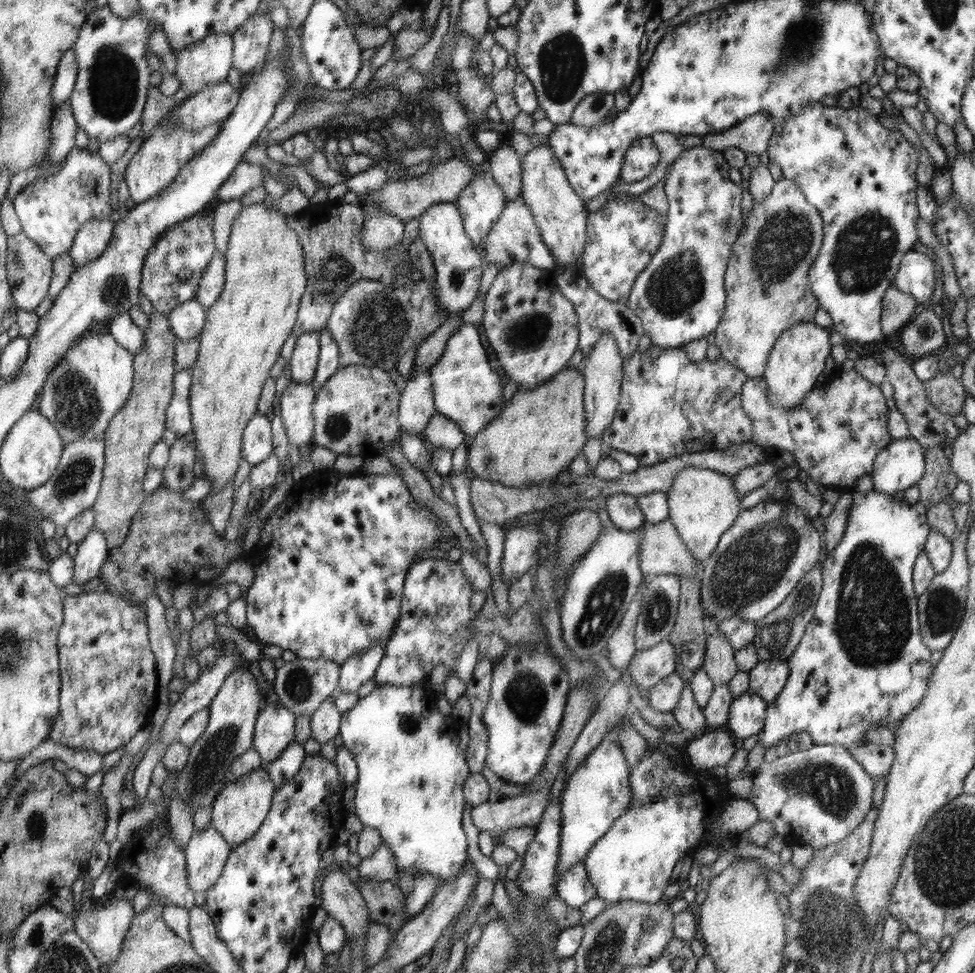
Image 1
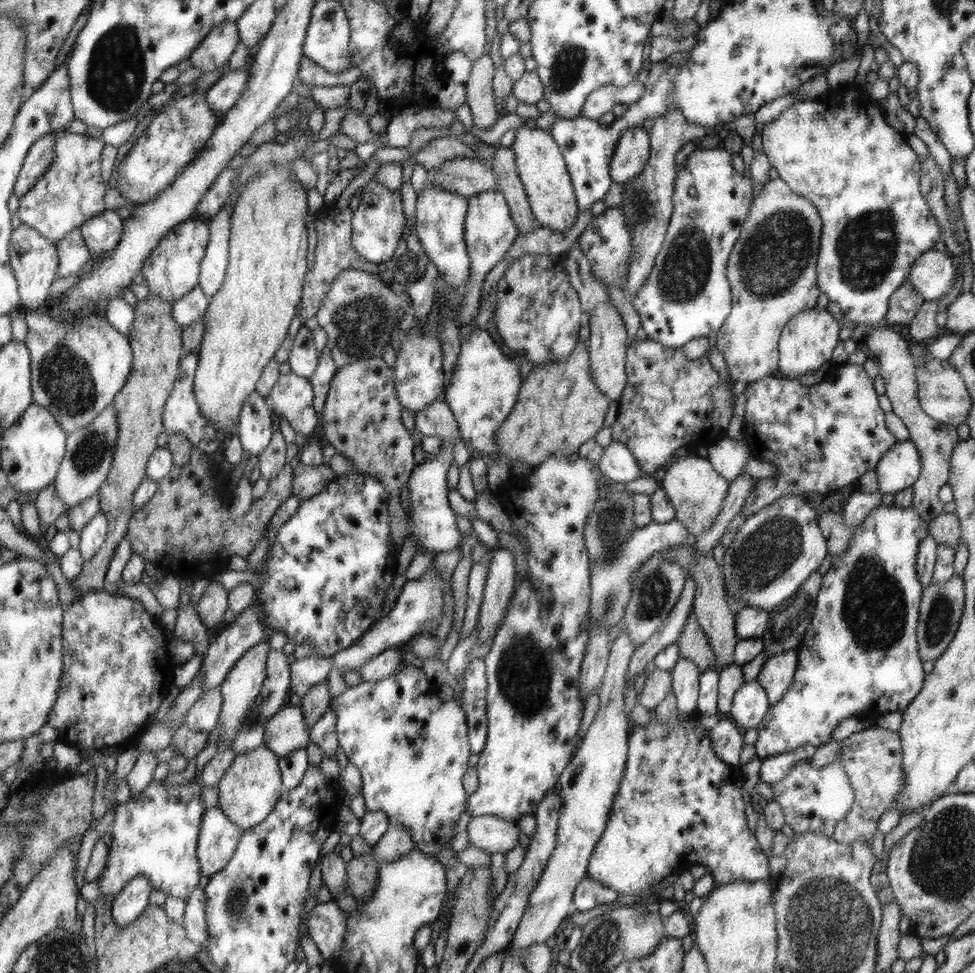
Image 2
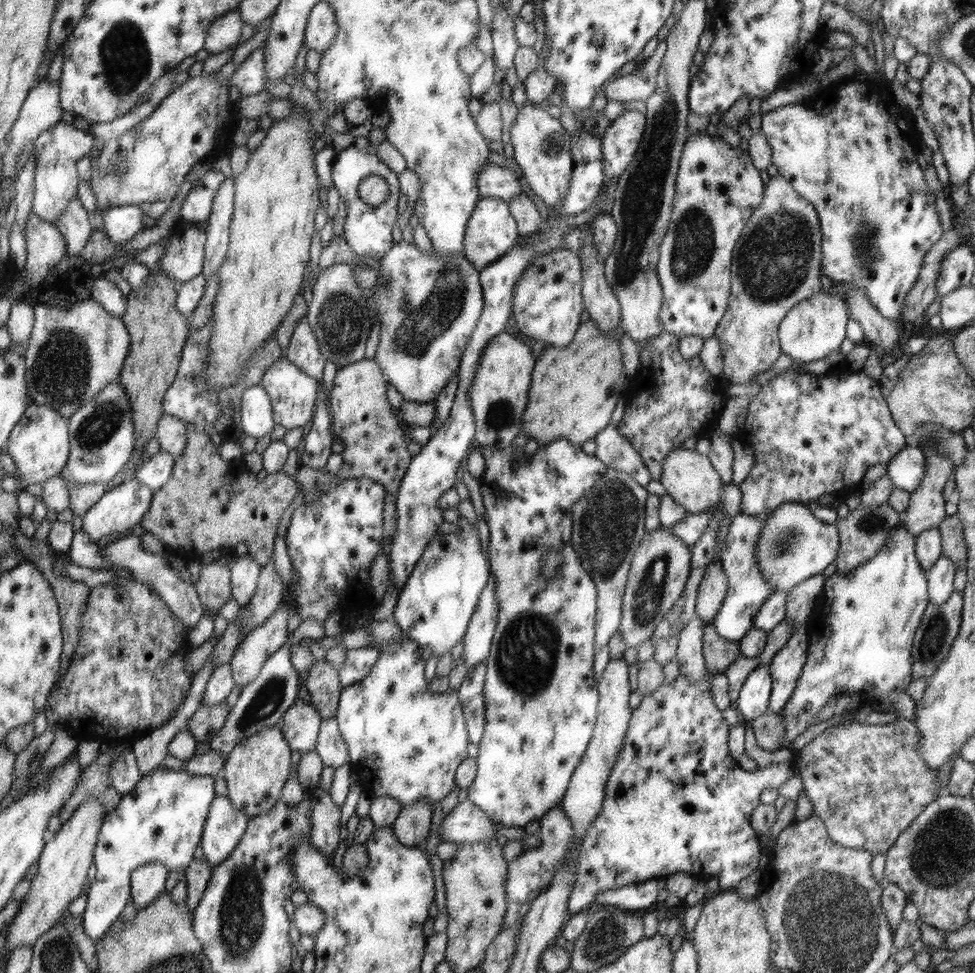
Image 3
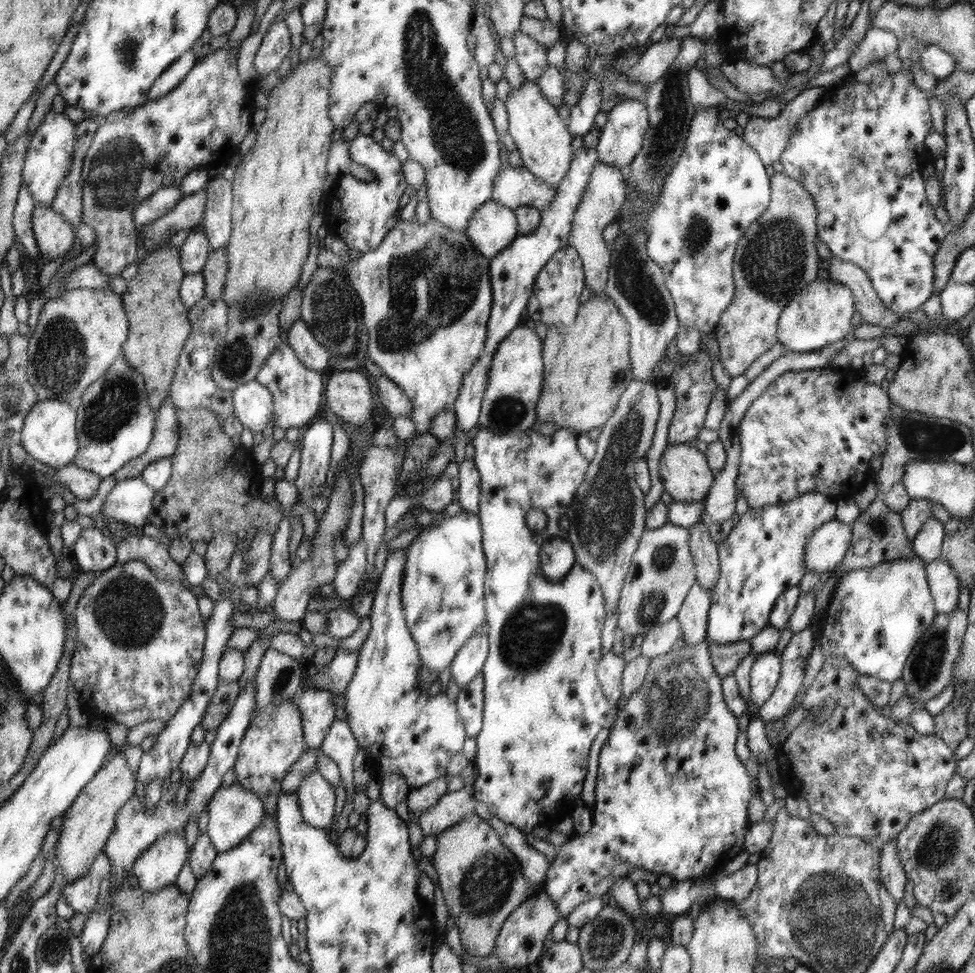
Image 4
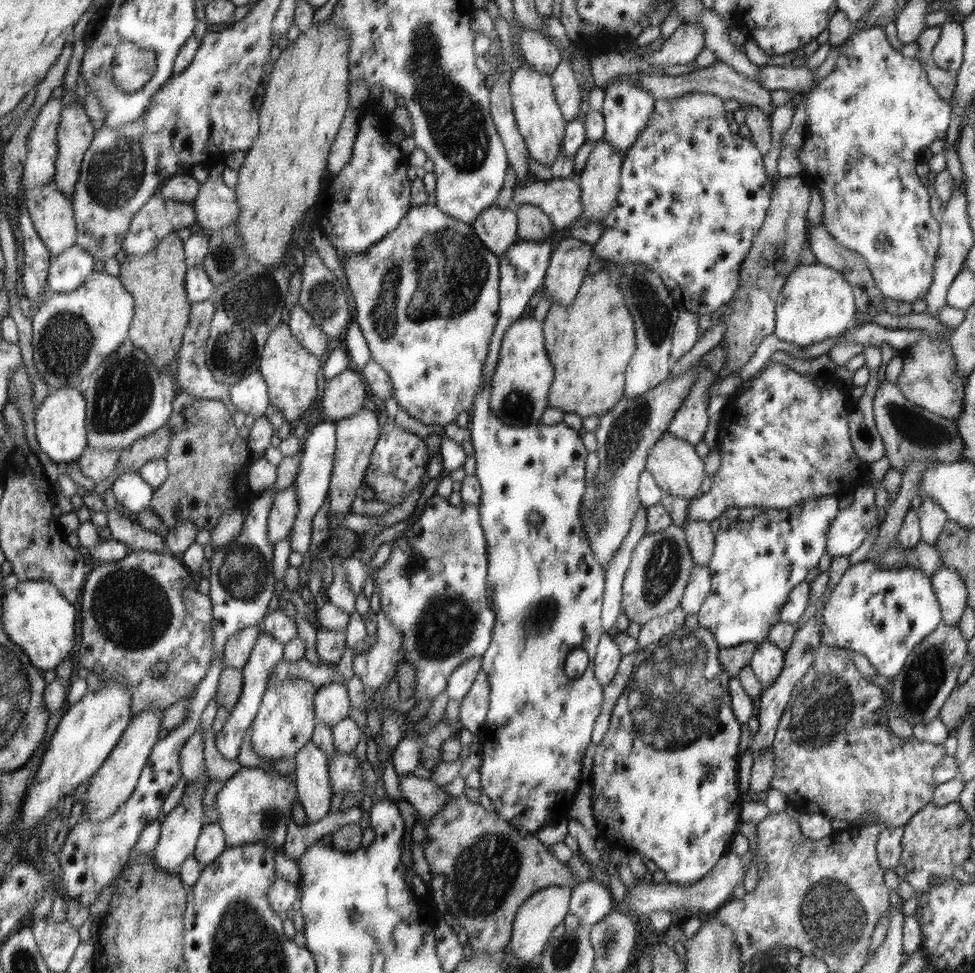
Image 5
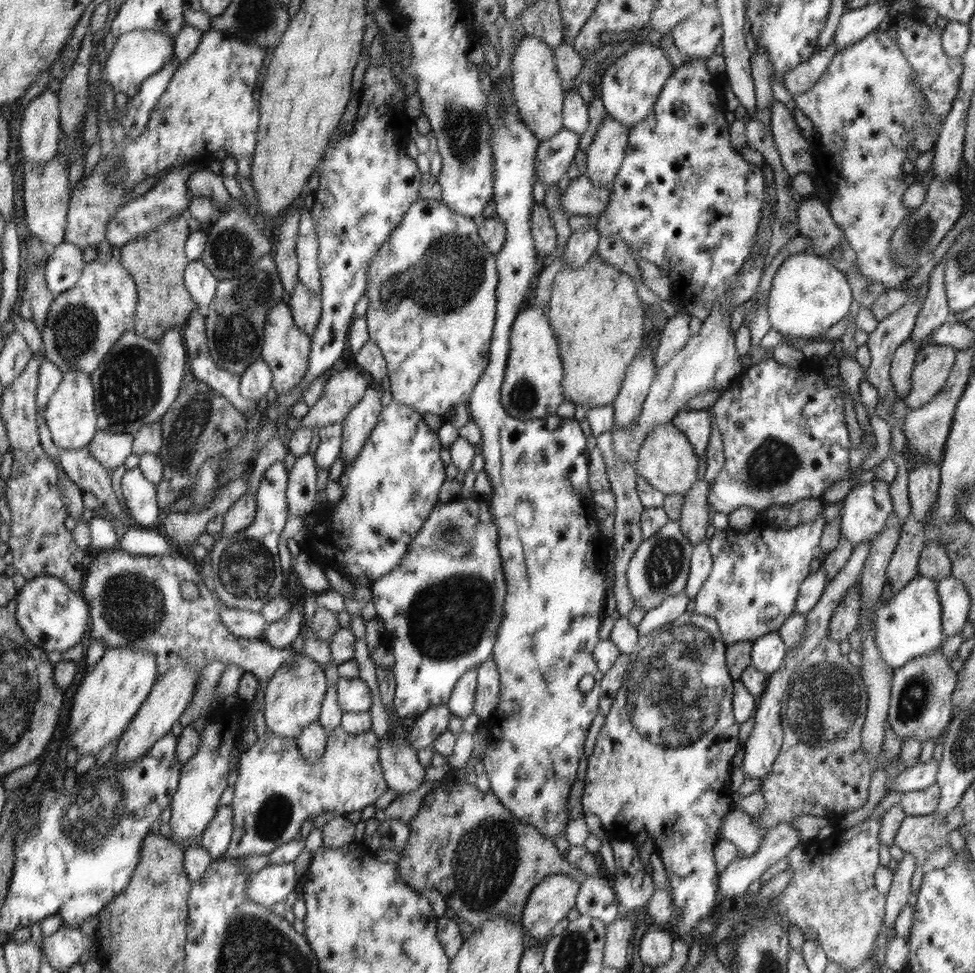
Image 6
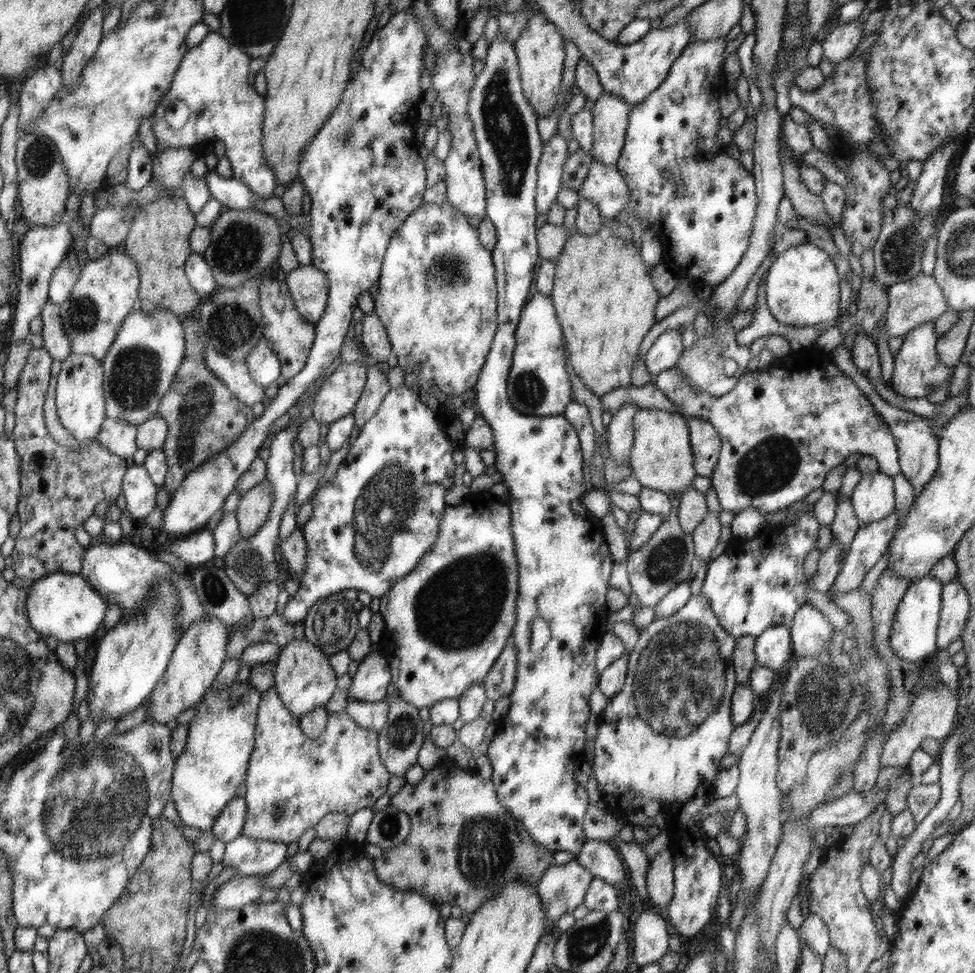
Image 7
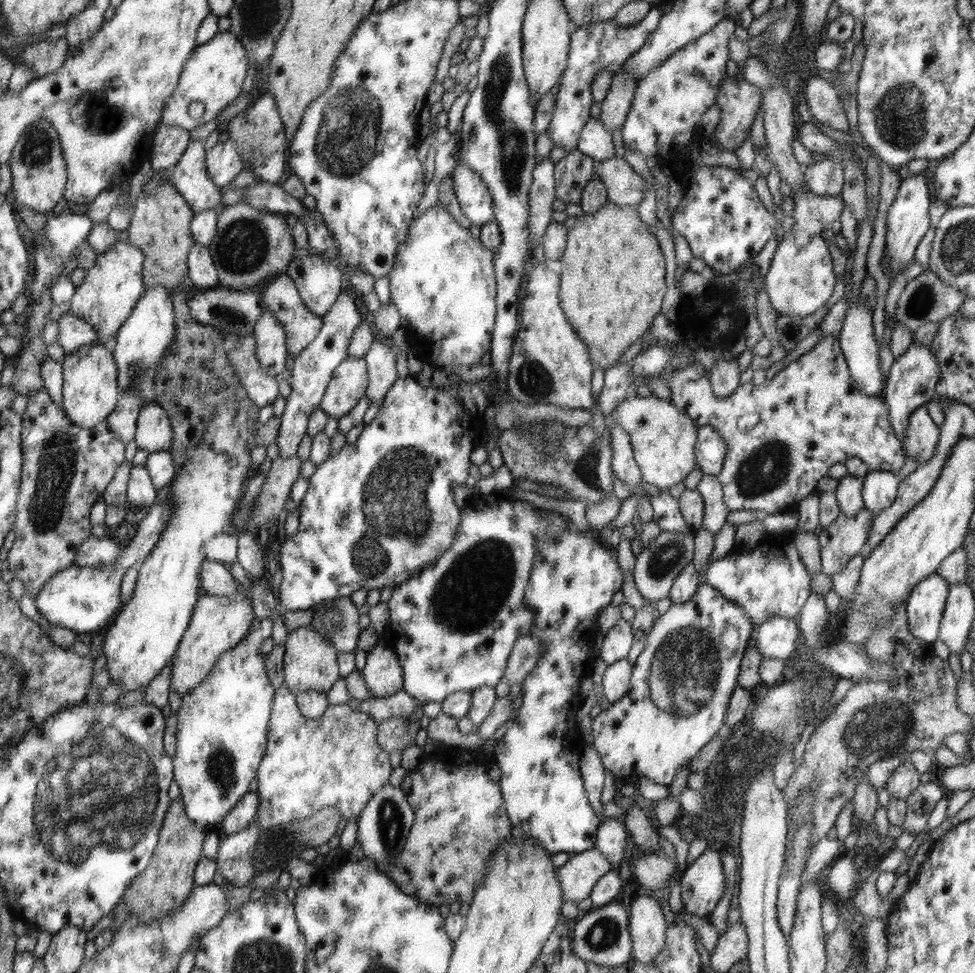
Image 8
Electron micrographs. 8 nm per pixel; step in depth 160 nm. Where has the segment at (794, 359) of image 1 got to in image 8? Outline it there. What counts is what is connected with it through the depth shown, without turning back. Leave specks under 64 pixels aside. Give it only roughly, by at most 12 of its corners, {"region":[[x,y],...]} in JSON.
{"region":[[794,190],[794,227],[765,277],[772,308],[804,318],[836,276],[820,232],[841,196]]}

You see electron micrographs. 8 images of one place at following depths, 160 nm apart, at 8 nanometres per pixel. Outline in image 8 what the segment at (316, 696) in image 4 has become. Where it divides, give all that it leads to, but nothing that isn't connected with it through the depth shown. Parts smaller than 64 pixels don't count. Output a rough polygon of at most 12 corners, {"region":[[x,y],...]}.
{"region":[[369,650],[361,675],[372,697],[404,686],[397,652]]}

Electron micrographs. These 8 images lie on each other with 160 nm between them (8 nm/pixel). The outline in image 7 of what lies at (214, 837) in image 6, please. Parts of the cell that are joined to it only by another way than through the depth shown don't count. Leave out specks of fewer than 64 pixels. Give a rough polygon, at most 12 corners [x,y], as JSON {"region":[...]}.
{"region":[[244,798],[232,800],[211,831],[225,843],[244,830],[247,806]]}

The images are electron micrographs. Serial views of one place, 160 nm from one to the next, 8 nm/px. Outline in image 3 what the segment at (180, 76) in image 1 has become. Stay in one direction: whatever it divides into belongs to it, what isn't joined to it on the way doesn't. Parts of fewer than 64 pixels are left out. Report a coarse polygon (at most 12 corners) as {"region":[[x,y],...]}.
{"region":[[227,12],[208,28],[210,54],[238,44],[242,19]]}

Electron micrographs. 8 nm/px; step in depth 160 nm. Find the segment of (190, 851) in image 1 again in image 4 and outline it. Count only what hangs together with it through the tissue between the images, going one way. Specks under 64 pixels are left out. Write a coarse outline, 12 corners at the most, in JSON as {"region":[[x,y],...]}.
{"region":[[241,784],[209,800],[208,830],[220,853],[266,820],[264,799]]}

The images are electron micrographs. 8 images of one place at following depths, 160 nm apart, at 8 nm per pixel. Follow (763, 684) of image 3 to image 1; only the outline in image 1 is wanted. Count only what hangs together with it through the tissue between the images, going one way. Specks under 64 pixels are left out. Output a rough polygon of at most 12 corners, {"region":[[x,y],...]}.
{"region":[[756,693],[734,698],[727,730],[744,740],[764,730],[769,703]]}

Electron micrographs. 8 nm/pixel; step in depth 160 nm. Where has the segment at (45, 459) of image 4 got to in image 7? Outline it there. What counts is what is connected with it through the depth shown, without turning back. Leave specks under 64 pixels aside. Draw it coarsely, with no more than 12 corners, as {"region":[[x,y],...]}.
{"region":[[62,360],[55,388],[60,424],[78,442],[106,420],[102,363]]}

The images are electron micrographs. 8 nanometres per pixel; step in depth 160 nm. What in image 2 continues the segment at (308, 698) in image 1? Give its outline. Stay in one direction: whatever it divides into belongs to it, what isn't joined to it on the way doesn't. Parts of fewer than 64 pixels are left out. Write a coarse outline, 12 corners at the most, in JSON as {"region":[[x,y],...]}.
{"region":[[312,655],[290,665],[291,701],[328,680],[331,657]]}

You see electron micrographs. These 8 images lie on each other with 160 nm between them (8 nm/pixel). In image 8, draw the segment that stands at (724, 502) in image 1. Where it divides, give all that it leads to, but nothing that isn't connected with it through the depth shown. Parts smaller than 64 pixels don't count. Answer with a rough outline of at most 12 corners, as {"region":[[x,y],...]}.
{"region":[[626,397],[608,423],[627,432],[643,482],[694,470],[696,421],[669,399]]}

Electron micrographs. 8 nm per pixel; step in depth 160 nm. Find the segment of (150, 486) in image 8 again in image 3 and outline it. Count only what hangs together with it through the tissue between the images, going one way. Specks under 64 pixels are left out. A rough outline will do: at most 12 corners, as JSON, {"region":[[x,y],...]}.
{"region":[[128,478],[82,517],[90,541],[138,524],[153,490]]}

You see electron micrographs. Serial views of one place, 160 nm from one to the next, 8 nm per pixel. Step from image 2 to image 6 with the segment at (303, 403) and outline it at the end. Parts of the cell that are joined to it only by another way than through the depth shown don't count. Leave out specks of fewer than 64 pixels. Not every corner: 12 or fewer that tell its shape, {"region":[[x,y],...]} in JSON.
{"region":[[287,299],[265,320],[261,359],[276,394],[309,370],[312,339],[293,320]]}

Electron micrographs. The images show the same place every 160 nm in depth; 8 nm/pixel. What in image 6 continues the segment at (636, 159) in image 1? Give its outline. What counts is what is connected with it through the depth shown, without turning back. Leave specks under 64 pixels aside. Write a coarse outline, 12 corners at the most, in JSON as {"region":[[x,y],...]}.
{"region":[[647,39],[601,78],[605,112],[628,130],[653,112],[673,67]]}

